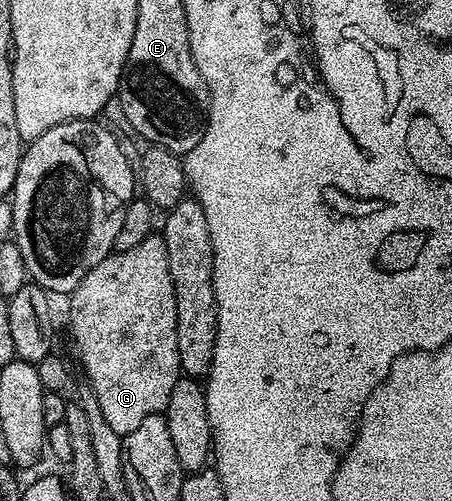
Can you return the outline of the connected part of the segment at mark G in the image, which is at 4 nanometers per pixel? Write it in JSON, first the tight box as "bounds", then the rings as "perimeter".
{"bounds":[69,235,183,434],"perimeter":[[[150,235],[139,243],[139,247],[131,247],[131,251],[112,252],[108,257],[104,257],[83,280],[75,286],[69,301],[69,329],[73,332],[73,341],[77,344],[77,353],[81,356],[81,365],[85,368],[84,380],[95,391],[95,399],[99,399],[99,407],[103,410],[103,419],[111,427],[111,431],[119,434],[130,433],[147,419],[147,415],[156,413],[164,414],[167,403],[171,399],[171,391],[175,388],[175,383],[183,375],[181,364],[179,363],[179,343],[177,342],[177,304],[175,303],[175,287],[171,283],[171,267],[167,263],[167,247],[164,236]]]}

